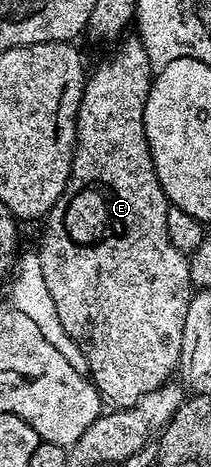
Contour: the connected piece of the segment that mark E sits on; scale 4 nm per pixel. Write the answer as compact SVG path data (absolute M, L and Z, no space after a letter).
M126 35L113 46L114 49L86 78L86 87L82 91L82 102L78 108L78 144L74 147L74 162L70 168L70 178L60 195L60 199L50 208L44 218L46 234L42 237L42 246L37 246L40 267L44 271L44 283L48 286L48 295L52 295L52 303L56 303L56 315L60 315L60 323L64 323L64 331L82 349L88 366L88 376L101 393L103 402L110 401L115 410L127 409L136 404L144 395L156 391L178 369L180 359L180 343L184 335L184 315L188 315L192 286L190 284L190 263L187 254L176 251L172 247L172 239L168 239L168 211L171 204L160 187L160 179L156 179L156 167L152 163L152 155L148 147L148 139L144 131L144 107L148 103L148 91L152 80L152 66L148 59L148 51L144 51L142 40L137 35Z

